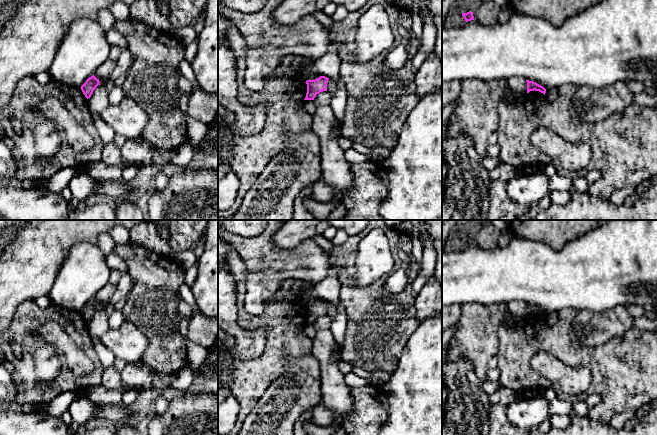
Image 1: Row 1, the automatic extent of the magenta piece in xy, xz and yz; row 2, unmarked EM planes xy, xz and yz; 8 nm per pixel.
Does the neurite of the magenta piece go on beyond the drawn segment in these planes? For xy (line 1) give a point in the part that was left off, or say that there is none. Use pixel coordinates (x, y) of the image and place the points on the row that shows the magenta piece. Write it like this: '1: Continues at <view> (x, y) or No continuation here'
1: No continuation here

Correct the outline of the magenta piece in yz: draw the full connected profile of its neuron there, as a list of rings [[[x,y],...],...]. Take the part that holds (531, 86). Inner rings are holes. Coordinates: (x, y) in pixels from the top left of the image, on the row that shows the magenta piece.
[[[526,80],[526,82],[527,82],[527,93],[535,90],[535,91],[539,91],[545,95],[546,89],[543,86],[537,84],[536,82],[529,81],[529,80]]]

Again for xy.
[[[94,75],[89,77],[86,82],[81,86],[81,90],[85,97],[88,99],[91,97],[93,91],[99,85],[100,81]]]

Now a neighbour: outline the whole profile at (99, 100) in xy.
[[[111,46],[108,58],[94,74],[100,83],[93,91],[91,97],[88,98],[89,110],[91,113],[100,115],[101,112],[110,105],[106,84],[108,83],[109,77],[117,64],[122,50],[123,49],[119,46]]]

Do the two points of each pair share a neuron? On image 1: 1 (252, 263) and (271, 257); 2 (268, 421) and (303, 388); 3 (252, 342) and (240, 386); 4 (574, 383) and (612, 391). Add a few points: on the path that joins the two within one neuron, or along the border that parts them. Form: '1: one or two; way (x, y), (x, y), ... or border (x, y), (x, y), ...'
1: one; way (257, 258), (266, 257)
2: one; way (277, 412), (294, 395)
3: two; border (265, 344), (258, 356), (233, 360), (231, 376)
4: two; border (587, 368), (589, 386), (583, 392), (567, 395)

